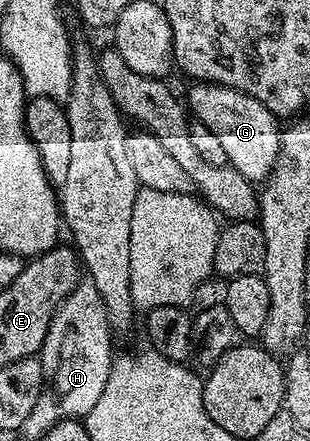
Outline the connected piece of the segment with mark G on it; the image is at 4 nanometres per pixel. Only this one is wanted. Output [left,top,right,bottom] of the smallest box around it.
[187,84,283,184]

